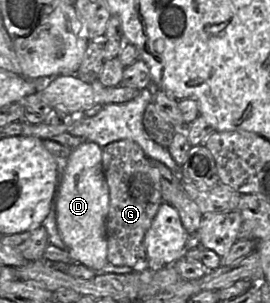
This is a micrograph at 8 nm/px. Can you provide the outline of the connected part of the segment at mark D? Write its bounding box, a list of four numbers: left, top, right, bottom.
[56,141,109,271]

